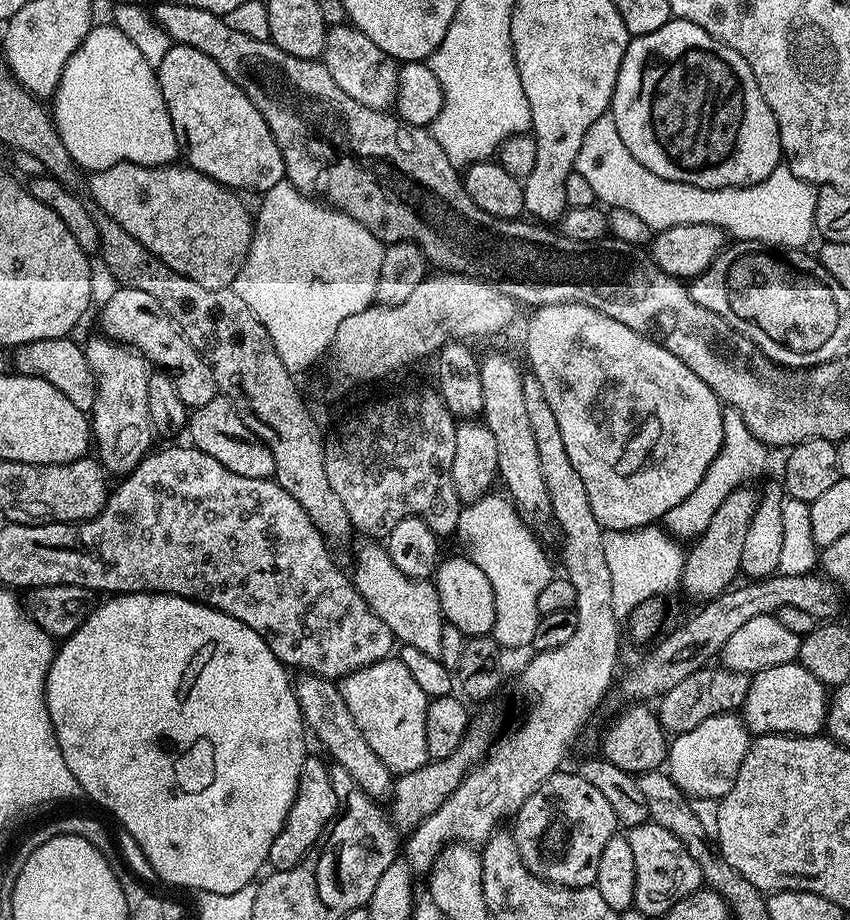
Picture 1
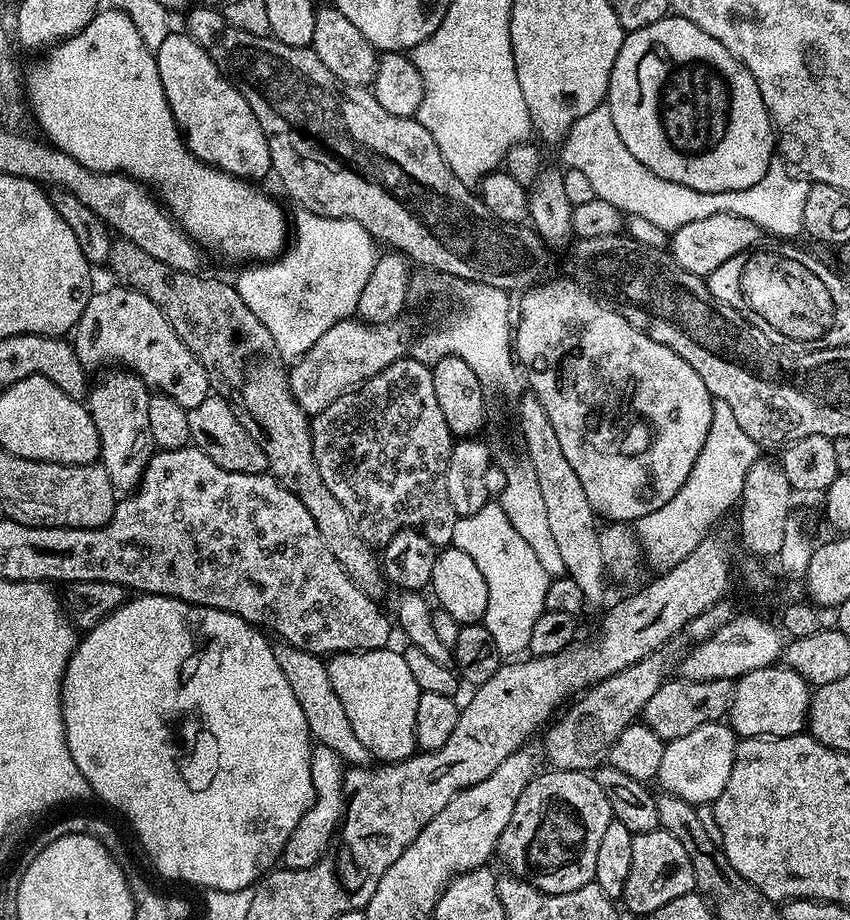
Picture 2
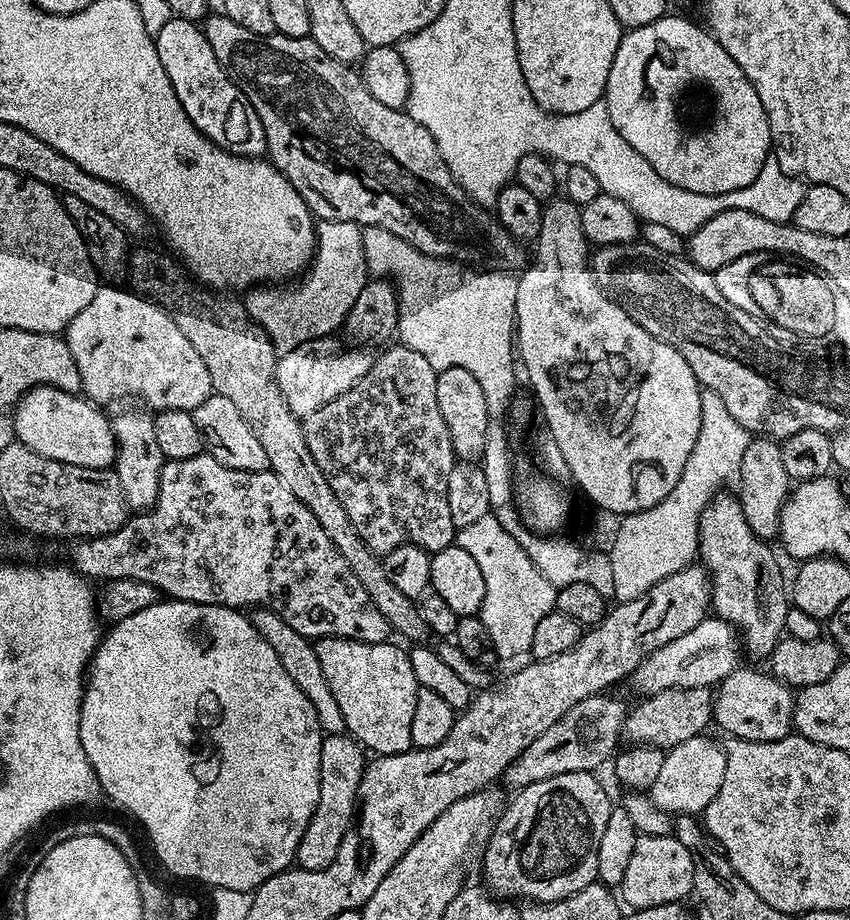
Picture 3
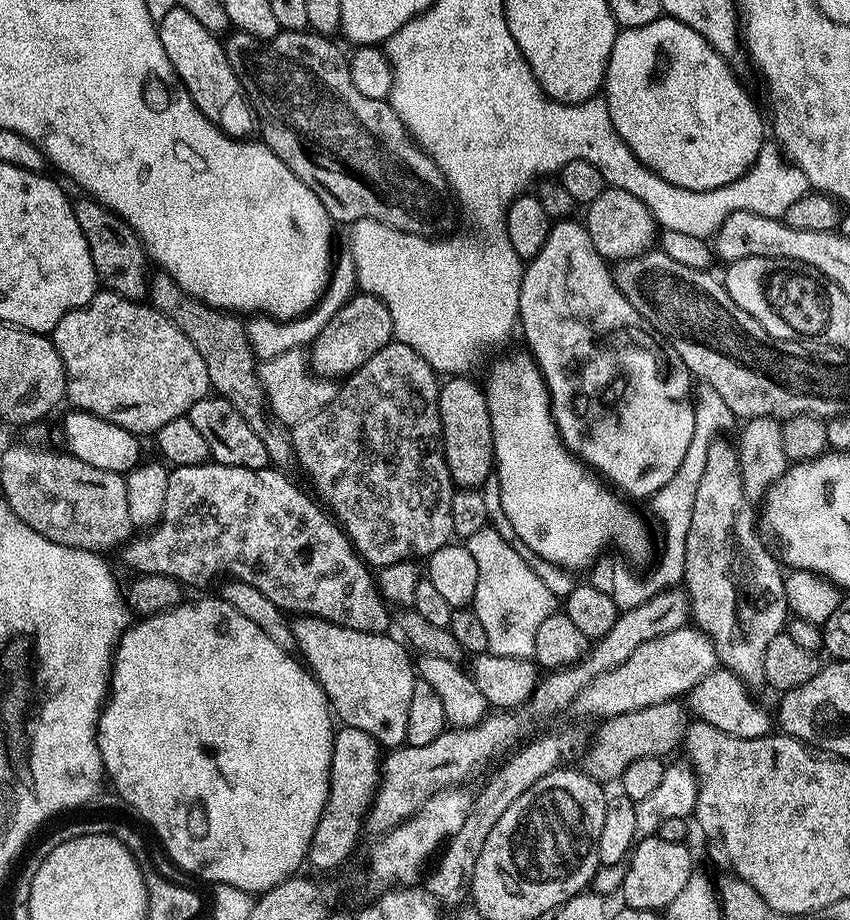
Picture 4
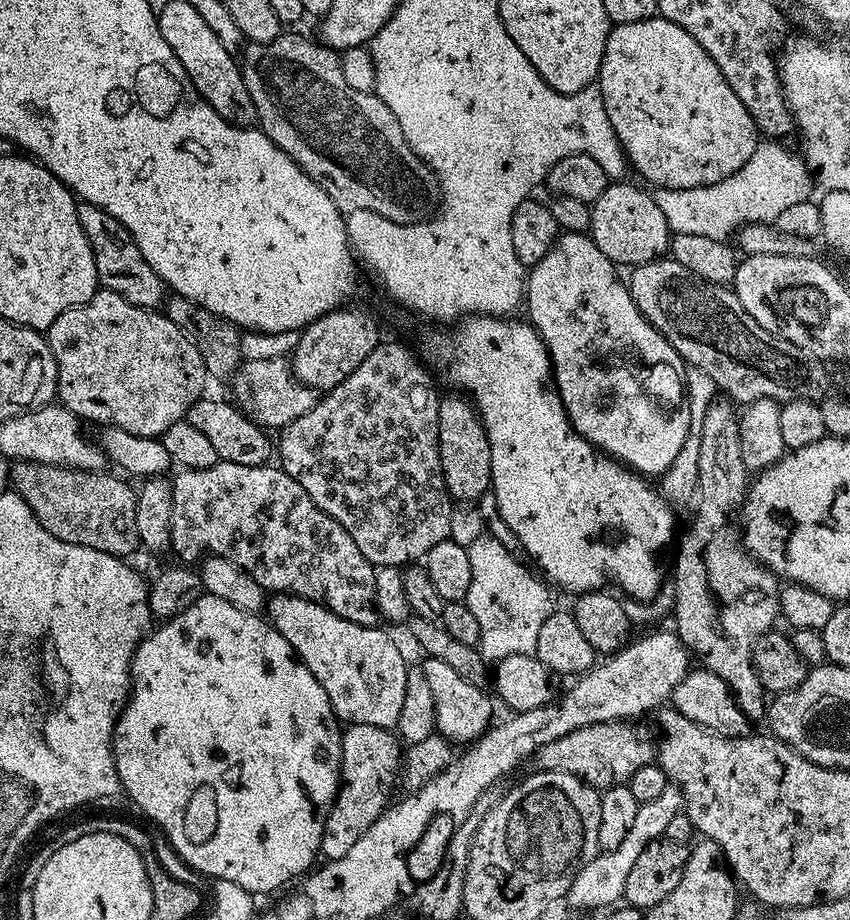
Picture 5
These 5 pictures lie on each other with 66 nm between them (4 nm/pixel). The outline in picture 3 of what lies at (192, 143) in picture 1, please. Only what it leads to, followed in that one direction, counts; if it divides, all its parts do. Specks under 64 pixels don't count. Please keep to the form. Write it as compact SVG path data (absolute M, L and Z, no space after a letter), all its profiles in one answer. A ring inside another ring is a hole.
M173 16L162 30L155 32L154 39L166 78L170 78L170 86L174 86L178 102L182 102L182 110L186 110L186 118L190 118L199 132L219 148L236 156L263 157L268 147L262 122L244 91L226 74L218 58L214 58L214 50L210 50L210 42L206 42L203 27Z

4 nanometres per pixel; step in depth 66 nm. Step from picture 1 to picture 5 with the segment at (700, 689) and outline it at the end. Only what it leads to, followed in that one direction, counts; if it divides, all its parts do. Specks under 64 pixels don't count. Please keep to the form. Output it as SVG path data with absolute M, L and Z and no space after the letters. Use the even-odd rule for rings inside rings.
M611 720L570 730L570 734L562 734L562 738L554 738L554 742L546 742L546 746L536 751L535 767L542 772L574 774L574 778L597 790L627 784L634 770L642 770L642 766L653 763L658 756L658 744L653 733L651 736L636 724L639 723Z

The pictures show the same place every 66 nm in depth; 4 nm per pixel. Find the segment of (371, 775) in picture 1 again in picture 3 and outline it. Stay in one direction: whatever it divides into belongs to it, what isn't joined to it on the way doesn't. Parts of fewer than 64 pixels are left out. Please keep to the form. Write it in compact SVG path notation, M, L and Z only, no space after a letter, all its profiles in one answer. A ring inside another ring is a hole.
M256 608L253 613L250 619L252 625L258 630L258 634L262 634L263 643L270 645L274 654L278 654L278 662L282 662L282 670L286 670L286 674L294 678L298 690L302 690L302 694L310 698L310 706L314 706L314 714L320 723L320 731L325 734L343 733L345 726L342 710L338 702L334 702L334 694L330 694L330 686L326 686L326 678L322 674L322 662L318 662L318 654L313 641L298 634L298 630L290 626L290 622L286 622L278 613L268 608Z

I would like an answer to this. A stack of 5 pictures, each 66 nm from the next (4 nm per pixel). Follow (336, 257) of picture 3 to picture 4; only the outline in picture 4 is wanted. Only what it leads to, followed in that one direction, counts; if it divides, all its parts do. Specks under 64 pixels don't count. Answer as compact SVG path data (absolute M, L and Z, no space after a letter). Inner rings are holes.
M347 254L341 256L341 260L339 257L331 269L328 287L325 288L323 296L321 296L316 307L311 312L307 312L305 316L296 316L293 320L276 320L272 316L261 316L259 314L252 314L247 317L244 329L248 335L252 352L259 361L269 360L278 354L286 354L286 350L311 345L312 340L330 322L330 318L334 318L334 314L338 314L338 310L342 310L342 306L346 306L350 297L357 295L354 262L351 256Z

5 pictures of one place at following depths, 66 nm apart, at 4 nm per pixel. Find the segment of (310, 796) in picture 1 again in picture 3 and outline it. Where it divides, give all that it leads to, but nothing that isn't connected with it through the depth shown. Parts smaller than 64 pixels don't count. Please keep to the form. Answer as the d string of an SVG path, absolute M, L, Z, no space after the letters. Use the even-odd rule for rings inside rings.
M328 734L322 742L320 755L320 789L318 790L318 806L302 834L296 847L295 863L303 871L322 870L334 862L338 854L338 846L342 846L342 838L346 838L356 815L360 779L364 773L366 752L347 734Z

